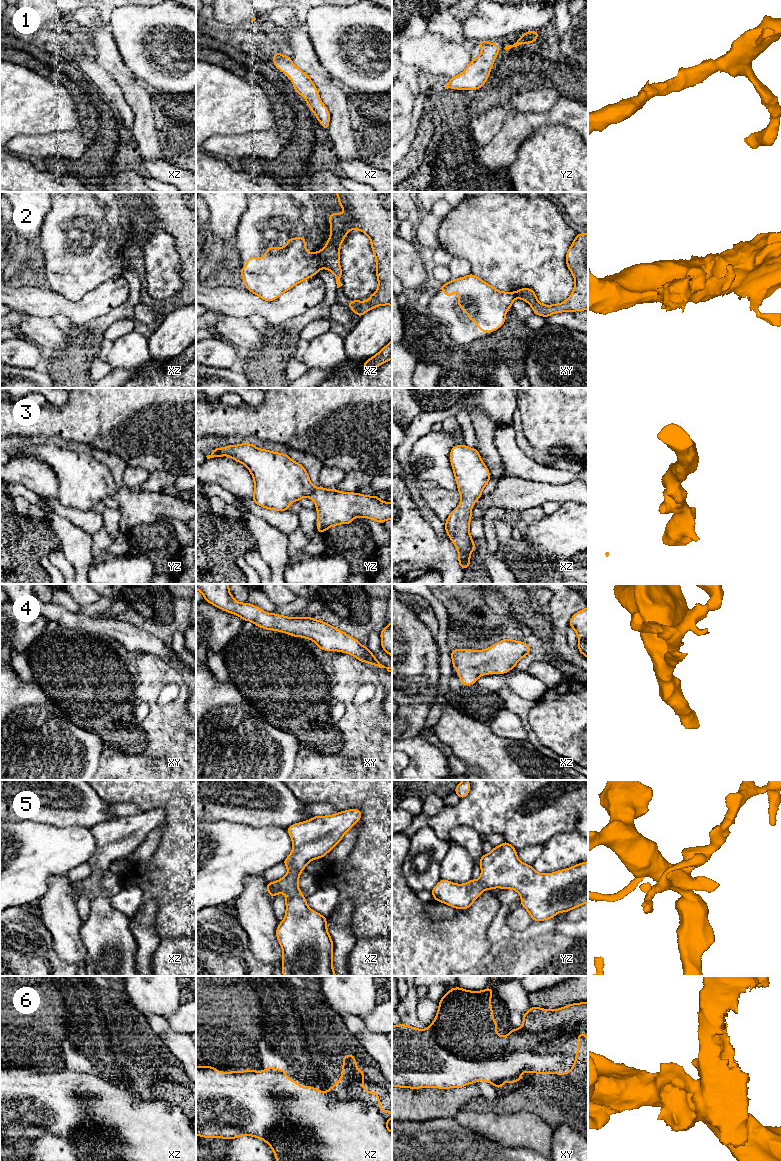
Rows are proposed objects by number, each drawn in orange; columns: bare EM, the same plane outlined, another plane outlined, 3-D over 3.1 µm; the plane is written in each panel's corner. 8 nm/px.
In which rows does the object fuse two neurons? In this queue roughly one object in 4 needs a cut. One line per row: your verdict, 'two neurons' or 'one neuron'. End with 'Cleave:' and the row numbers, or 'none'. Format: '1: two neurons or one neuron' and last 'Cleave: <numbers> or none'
1: one neuron
2: two neurons
3: one neuron
4: one neuron
5: one neuron
6: one neuron
Cleave: 2

